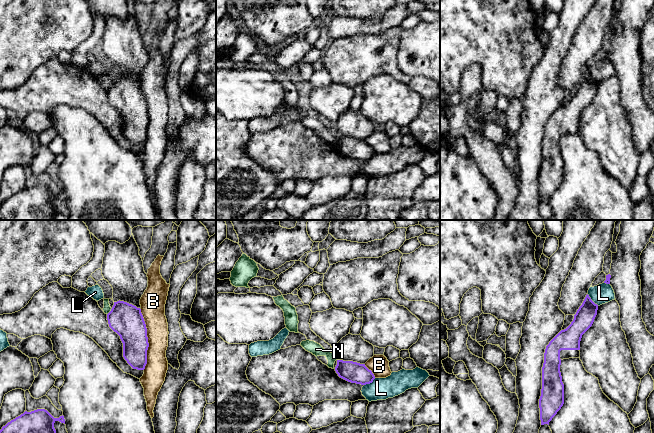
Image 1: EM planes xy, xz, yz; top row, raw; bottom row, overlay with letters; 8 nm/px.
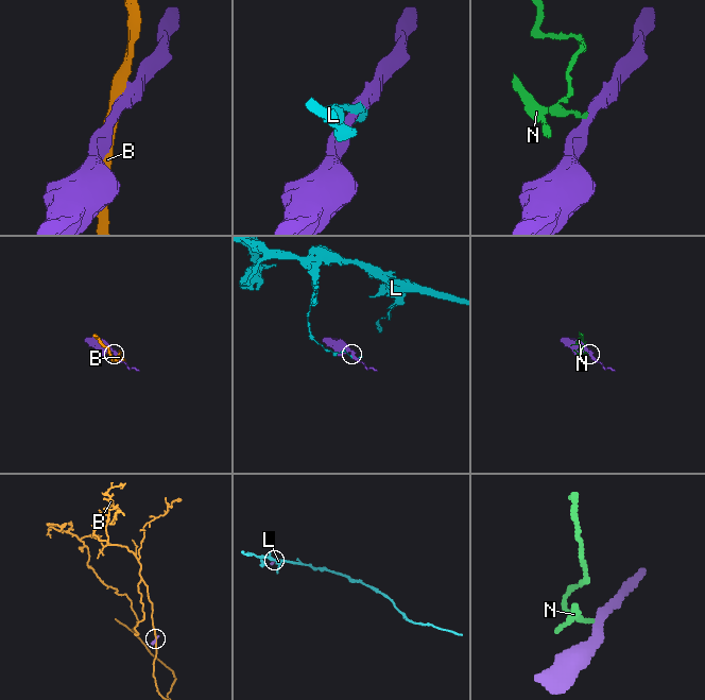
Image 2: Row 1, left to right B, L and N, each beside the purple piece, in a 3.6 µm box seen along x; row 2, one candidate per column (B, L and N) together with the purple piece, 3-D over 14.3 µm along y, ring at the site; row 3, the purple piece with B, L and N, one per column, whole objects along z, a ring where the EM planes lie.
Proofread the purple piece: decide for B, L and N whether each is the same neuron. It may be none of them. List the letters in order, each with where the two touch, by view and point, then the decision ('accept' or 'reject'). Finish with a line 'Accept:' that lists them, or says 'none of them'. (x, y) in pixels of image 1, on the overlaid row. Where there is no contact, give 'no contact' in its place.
B: xy (147, 339) | reject
L: yz (591, 300) | reject
N: xy (110, 311) | reject
Accept: none of them

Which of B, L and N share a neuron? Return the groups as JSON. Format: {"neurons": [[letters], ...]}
{"neurons": [["B"], ["L"], ["N"]]}

